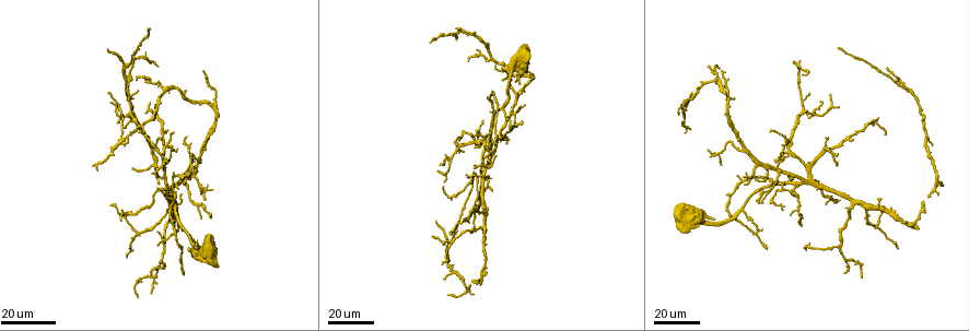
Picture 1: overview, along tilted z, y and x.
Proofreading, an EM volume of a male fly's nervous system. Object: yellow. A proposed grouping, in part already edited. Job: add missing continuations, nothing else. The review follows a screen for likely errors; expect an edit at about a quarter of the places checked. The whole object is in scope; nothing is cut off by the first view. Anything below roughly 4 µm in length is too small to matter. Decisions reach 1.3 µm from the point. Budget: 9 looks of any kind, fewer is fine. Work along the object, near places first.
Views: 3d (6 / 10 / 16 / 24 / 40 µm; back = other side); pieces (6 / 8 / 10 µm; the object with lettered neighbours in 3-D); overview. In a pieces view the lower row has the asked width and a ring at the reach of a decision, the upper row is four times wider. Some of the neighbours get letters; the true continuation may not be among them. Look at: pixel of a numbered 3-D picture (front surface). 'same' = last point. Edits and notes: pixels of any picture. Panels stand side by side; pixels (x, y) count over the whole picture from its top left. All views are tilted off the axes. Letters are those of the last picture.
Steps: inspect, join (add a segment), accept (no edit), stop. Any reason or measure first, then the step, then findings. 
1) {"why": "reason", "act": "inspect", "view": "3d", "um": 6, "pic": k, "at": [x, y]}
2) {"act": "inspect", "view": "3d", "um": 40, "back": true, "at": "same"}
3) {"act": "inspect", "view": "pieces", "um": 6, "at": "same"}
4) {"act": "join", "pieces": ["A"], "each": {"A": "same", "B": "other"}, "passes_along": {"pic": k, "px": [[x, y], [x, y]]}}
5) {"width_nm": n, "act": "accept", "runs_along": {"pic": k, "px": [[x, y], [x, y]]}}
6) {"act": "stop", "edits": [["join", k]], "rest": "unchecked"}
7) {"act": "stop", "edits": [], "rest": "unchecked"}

{"why": "branch stops here", "act": "inspect", "view": "3d", "um": 40, "pic": 1, "at": [831, 95]}

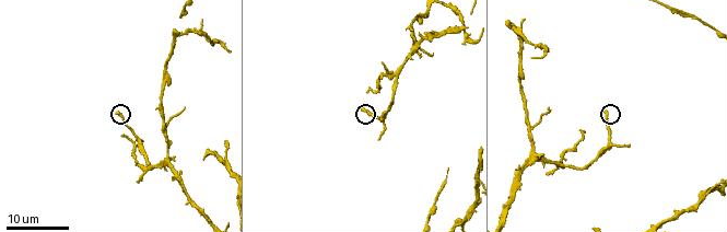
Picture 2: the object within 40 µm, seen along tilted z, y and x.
{"act": "inspect", "view": "pieces", "um": 6, "pic": 2, "at": [362, 108]}

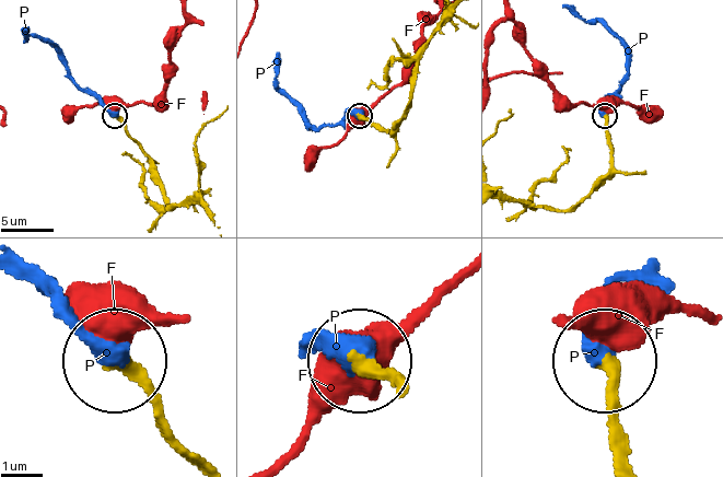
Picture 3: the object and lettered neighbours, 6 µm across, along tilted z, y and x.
{"width_nm": 310, "act": "join", "pieces": ["P"], "each": {"F": "other", "P": "same"}, "found": "the cell continues"}

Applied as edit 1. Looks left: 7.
{"why": "an open end", "act": "inspect", "view": "3d", "um": 24, "pic": 2, "at": [202, 160]}

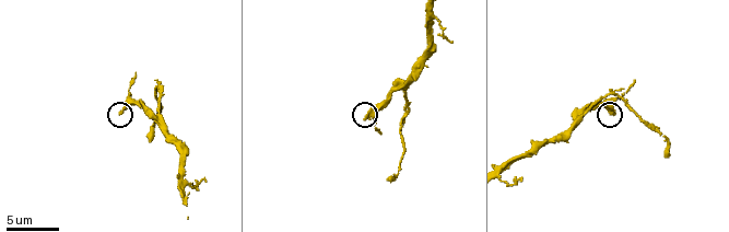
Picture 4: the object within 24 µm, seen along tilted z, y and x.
{"why": "what lies round it", "act": "inspect", "view": "pieces", "um": 10, "pic": 4, "at": [614, 113]}

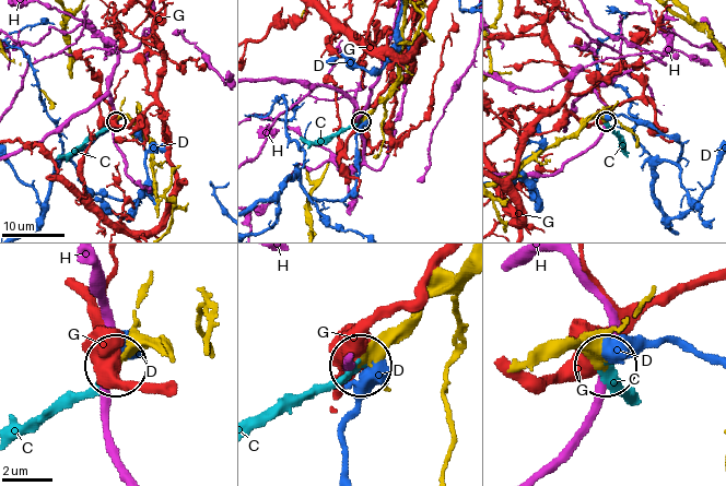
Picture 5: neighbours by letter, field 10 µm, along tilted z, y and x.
{"act": "join", "pieces": ["C"], "each": {"C": "same", "D": "other", "G": "other", "H": "other"}, "found": "the cell continues"}

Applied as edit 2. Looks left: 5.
{"why": "see it whole again", "act": "inspect", "view": "overview"}

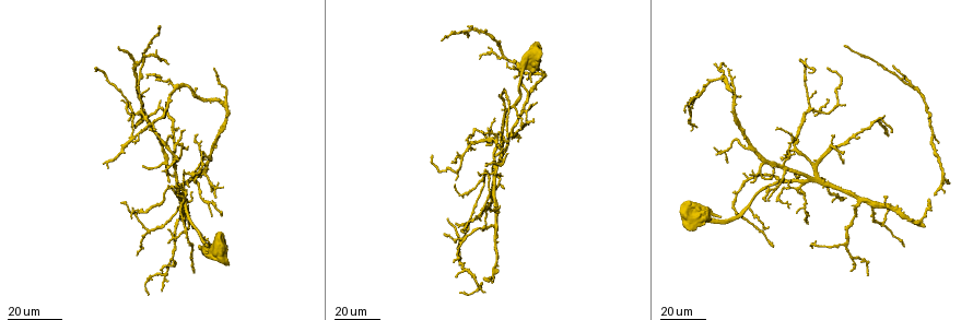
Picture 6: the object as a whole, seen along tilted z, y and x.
{"why": "an open end", "act": "inspect", "view": "3d", "um": 24, "pic": 6, "at": [145, 166]}

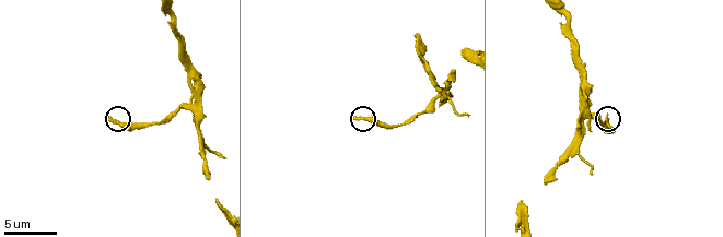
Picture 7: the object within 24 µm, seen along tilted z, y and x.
{"why": "closer look", "act": "inspect", "view": "3d", "um": 10, "pic": 7, "at": [107, 117]}

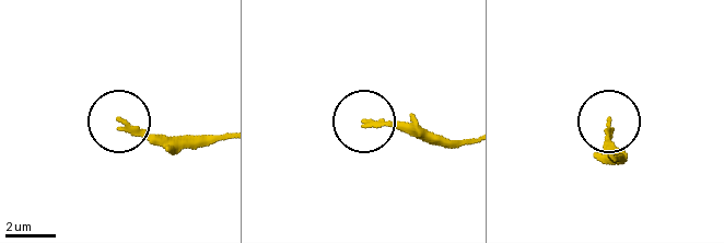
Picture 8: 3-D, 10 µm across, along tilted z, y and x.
{"act": "inspect", "view": "pieces", "um": 10, "pic": 8, "at": [607, 120]}

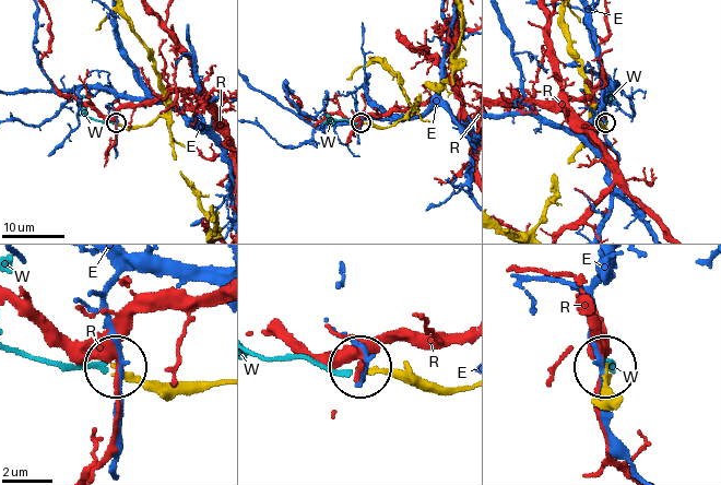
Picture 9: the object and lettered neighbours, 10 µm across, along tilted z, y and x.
{"act": "join", "pieces": ["W"], "each": {"E": "other", "R": "other", "W": "same"}, "found": "it goes on there"}

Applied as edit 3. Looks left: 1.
{"act": "stop", "edits": [["join", 3], ["join", 5], ["join", 9]], "rest": "unchecked"}

